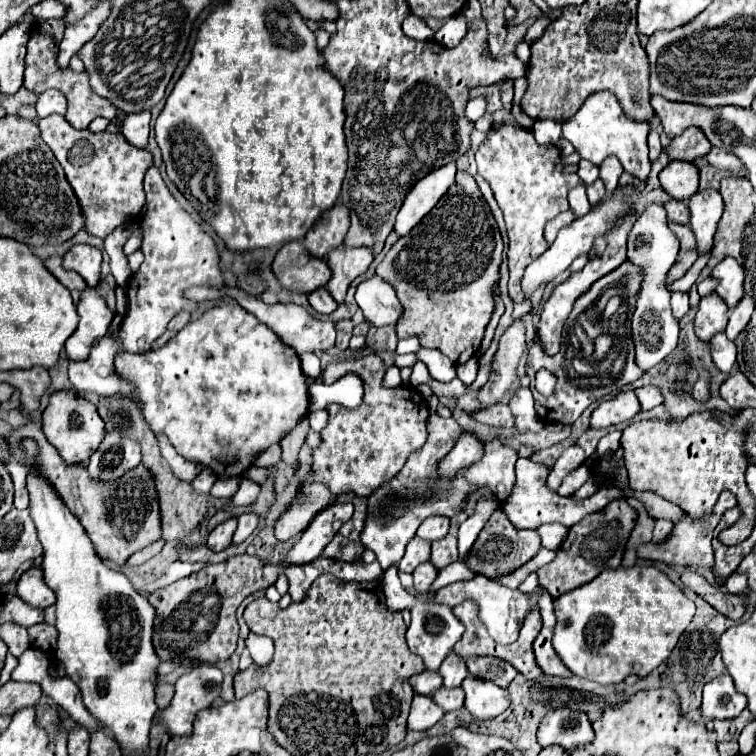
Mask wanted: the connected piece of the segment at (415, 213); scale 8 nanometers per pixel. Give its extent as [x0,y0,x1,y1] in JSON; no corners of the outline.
[395,164,457,236]

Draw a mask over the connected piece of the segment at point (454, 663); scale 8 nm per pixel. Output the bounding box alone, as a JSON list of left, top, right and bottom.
[439,652,469,688]

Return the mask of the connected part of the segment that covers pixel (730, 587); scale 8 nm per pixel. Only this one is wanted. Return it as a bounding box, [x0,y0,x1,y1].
[725,574,747,594]

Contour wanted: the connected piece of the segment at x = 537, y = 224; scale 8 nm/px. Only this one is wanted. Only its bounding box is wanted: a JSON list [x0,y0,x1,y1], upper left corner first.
[475,124,583,302]

